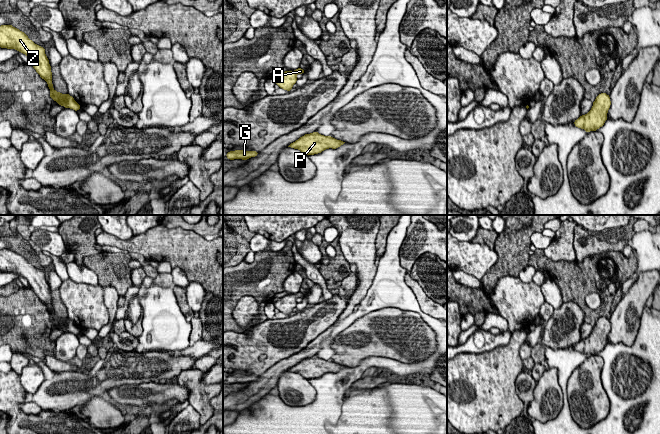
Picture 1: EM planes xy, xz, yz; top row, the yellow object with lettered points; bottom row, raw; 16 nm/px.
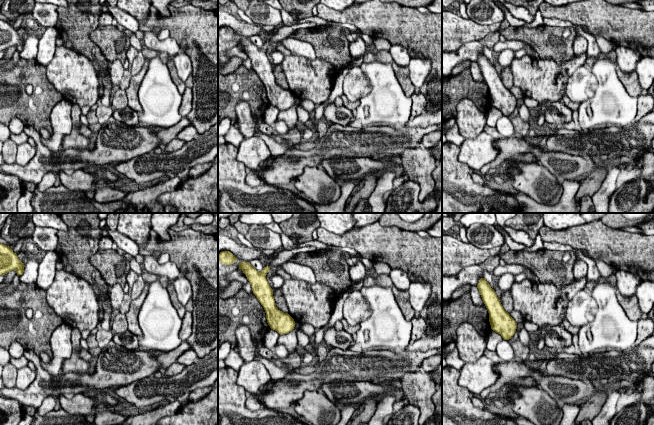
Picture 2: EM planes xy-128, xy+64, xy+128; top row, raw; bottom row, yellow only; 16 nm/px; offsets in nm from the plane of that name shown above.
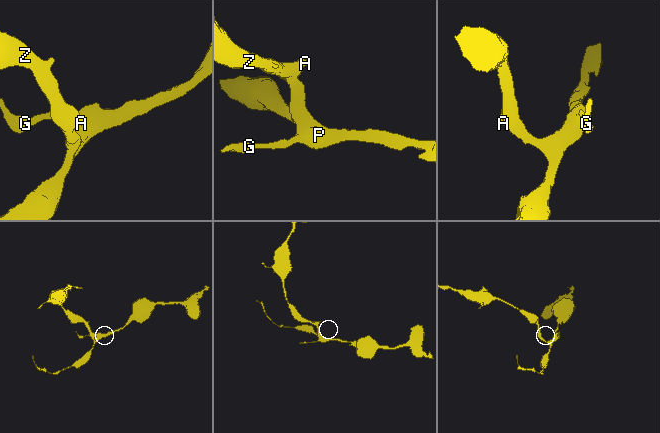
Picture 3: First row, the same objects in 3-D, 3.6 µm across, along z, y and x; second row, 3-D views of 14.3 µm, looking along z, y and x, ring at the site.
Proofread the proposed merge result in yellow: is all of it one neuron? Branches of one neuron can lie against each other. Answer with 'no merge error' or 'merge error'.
no merge error

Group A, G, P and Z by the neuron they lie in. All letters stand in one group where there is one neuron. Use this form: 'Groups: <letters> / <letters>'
Groups: A G P Z

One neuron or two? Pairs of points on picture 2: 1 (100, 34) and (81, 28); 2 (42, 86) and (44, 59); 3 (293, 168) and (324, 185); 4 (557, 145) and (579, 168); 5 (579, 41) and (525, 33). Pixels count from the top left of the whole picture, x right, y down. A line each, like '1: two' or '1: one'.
1: two
2: two
3: two
4: two
5: two

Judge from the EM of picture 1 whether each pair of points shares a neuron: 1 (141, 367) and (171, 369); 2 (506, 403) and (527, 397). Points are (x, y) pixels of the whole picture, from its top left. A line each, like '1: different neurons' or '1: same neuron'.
1: same neuron
2: different neurons

